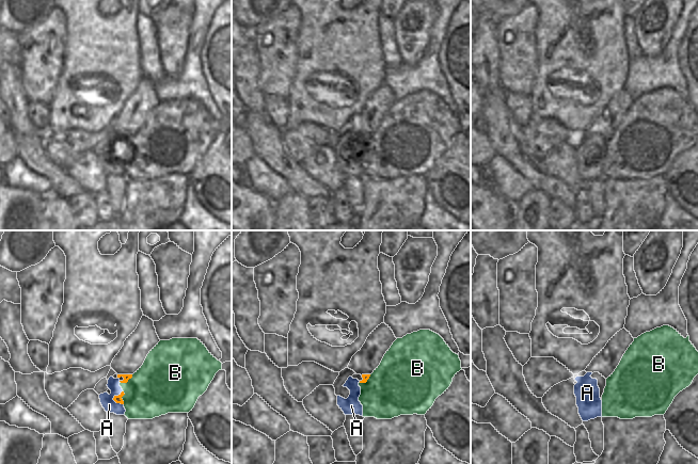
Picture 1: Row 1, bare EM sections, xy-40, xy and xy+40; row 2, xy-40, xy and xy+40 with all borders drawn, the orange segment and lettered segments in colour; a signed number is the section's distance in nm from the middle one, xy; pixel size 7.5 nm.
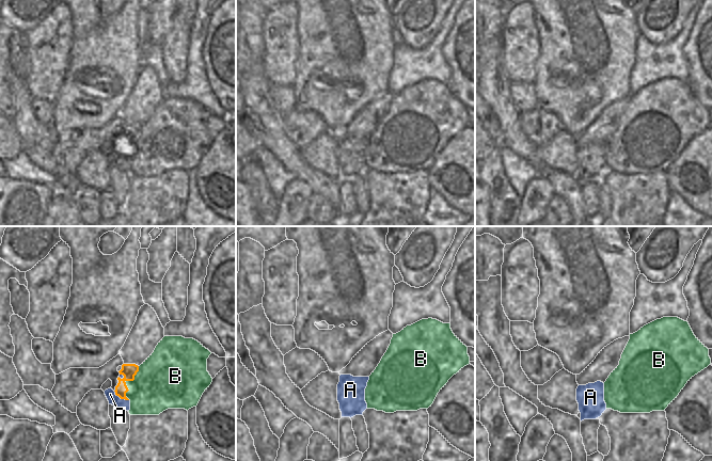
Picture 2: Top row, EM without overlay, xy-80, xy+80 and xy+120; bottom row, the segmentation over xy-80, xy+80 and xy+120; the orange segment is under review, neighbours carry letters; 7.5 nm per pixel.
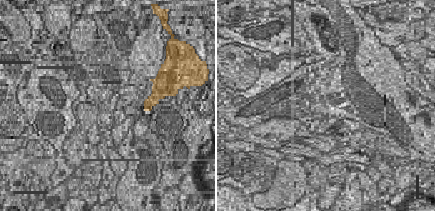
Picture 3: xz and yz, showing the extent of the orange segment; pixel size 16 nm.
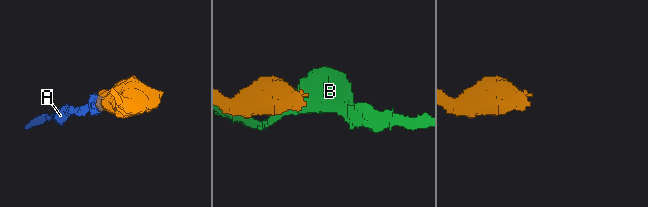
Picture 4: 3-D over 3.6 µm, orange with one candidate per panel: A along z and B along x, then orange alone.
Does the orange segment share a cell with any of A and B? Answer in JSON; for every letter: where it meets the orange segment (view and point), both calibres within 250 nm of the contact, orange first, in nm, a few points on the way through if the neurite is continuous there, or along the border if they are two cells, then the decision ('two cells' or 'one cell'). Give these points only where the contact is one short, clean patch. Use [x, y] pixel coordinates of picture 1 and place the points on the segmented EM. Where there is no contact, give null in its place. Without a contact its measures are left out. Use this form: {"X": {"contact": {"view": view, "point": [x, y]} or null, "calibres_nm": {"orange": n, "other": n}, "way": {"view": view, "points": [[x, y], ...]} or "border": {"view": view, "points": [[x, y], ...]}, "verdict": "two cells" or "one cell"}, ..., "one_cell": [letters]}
{"A": {"contact": {"view": "xy-40", "point": [113, 398]}, "calibres_nm": {"orange": 60, "other": 100}, "way": {"view": "xy-40", "points": [[117, 399], [113, 398], [109, 404]]}, "verdict": "one cell"}, "B": {"contact": {"view": "xy-40", "point": [126, 382]}, "calibres_nm": {"orange": 50, "other": 400}, "verdict": "two cells"}, "one_cell": ["A"]}

